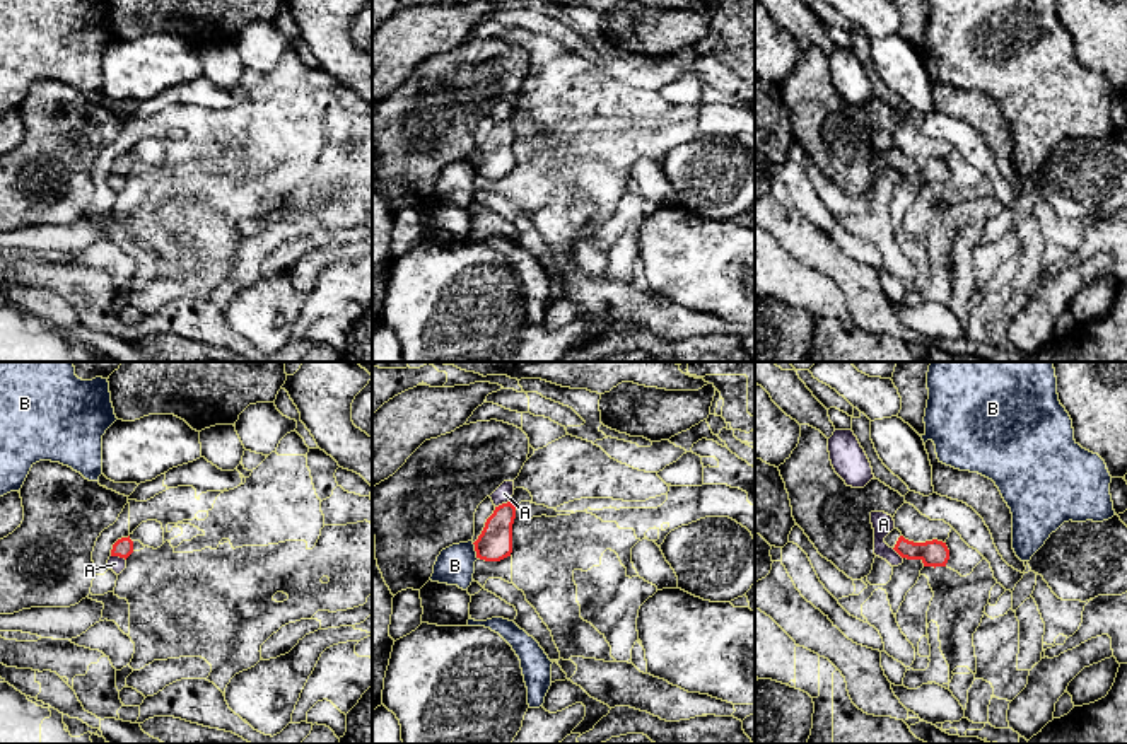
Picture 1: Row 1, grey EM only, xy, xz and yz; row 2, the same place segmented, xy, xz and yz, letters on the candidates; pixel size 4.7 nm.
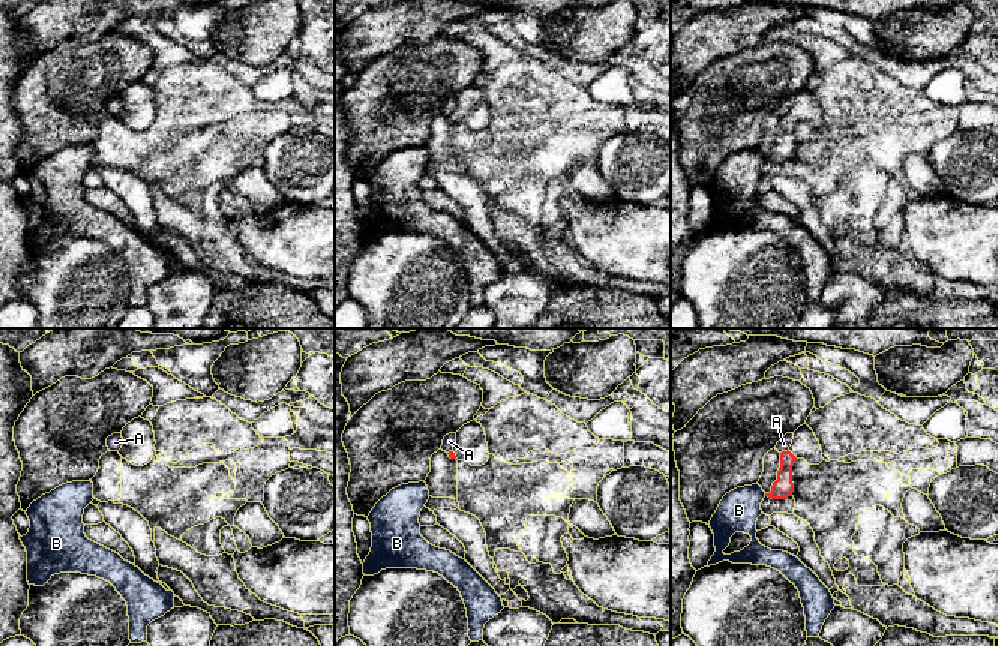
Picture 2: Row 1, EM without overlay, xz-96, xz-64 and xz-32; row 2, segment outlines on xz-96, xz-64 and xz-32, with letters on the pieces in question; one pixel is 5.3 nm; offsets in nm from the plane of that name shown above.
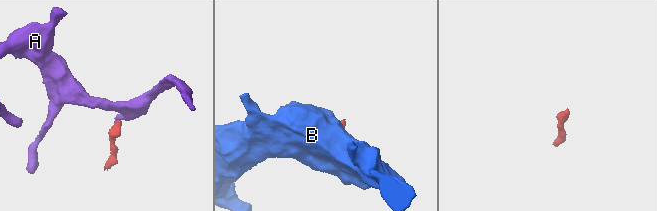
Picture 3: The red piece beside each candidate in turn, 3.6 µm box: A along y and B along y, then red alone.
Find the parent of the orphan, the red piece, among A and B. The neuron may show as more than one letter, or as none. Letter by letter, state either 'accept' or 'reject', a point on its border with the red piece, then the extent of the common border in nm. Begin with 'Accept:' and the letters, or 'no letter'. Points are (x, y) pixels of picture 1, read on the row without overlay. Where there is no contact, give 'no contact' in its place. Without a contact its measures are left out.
Accept: no letter
A: reject; meets red in xy at (118, 173); contact 80 nm long
B: reject; meets red in xz at (475, 168); contact 80 nm long

